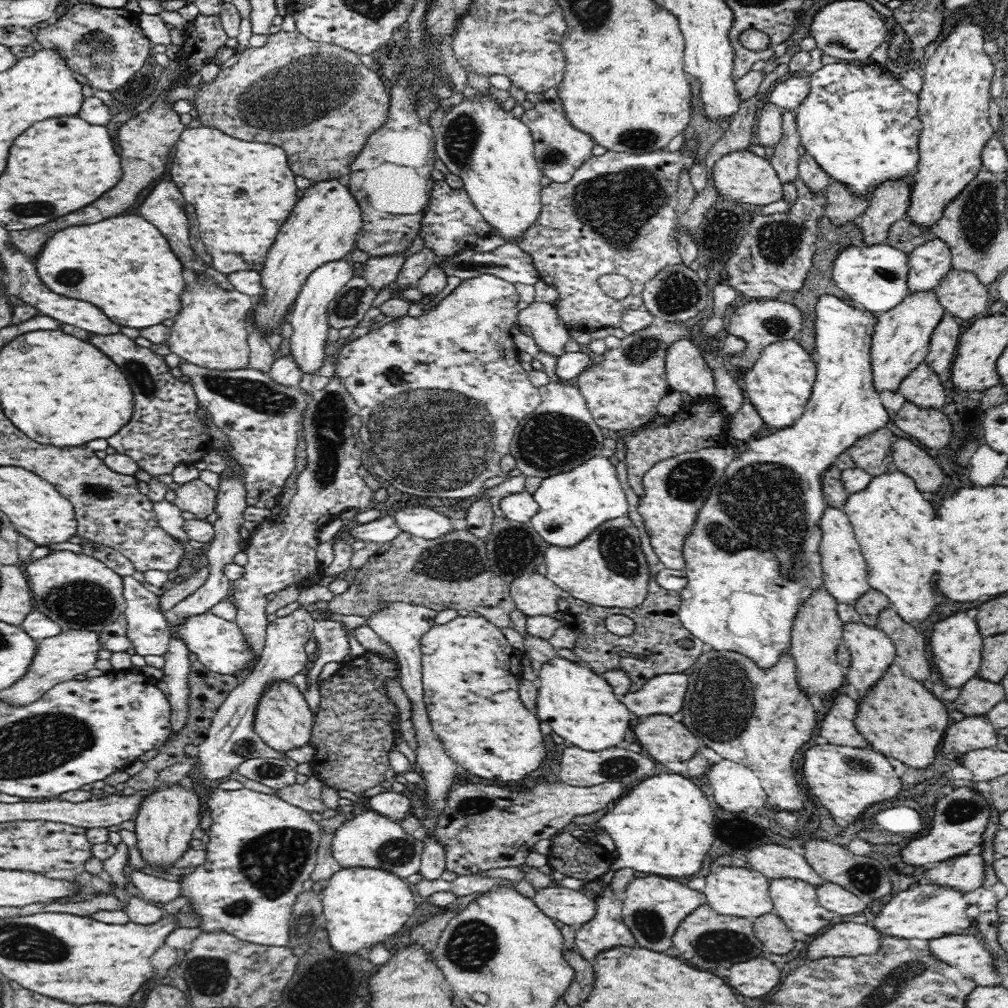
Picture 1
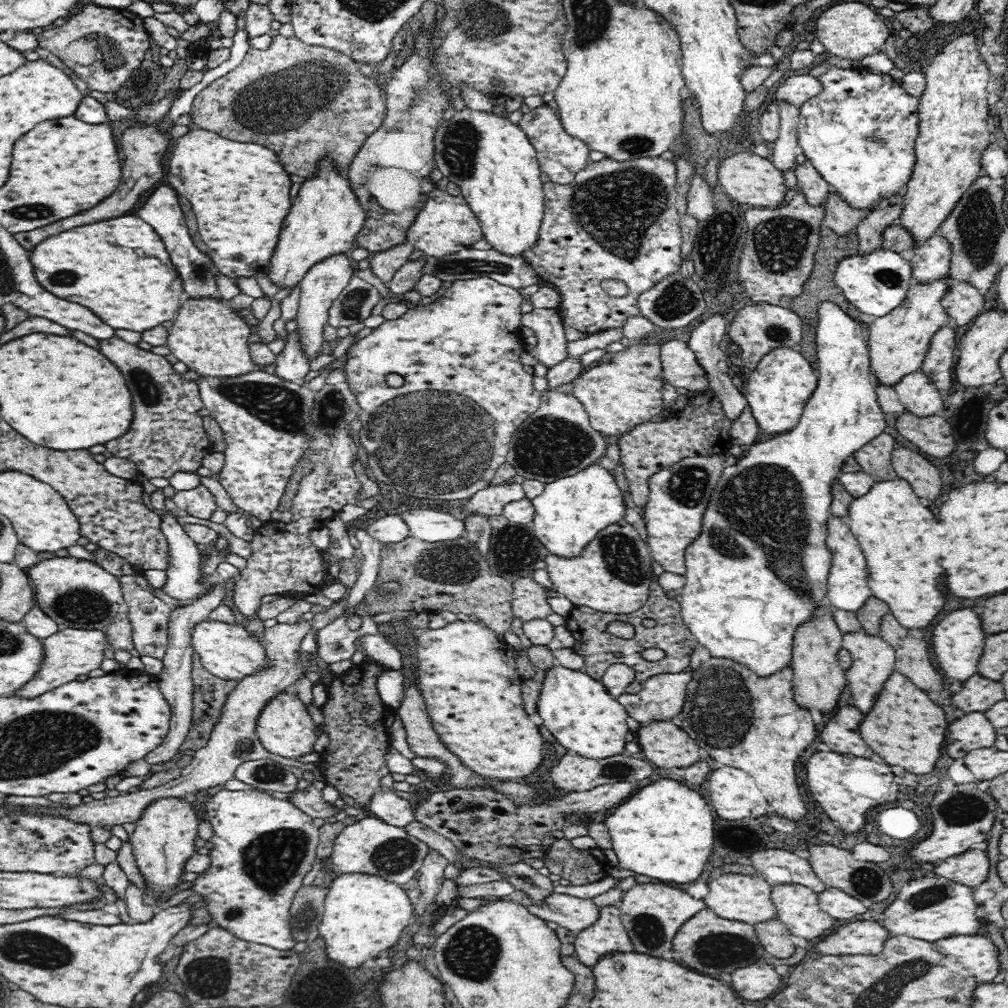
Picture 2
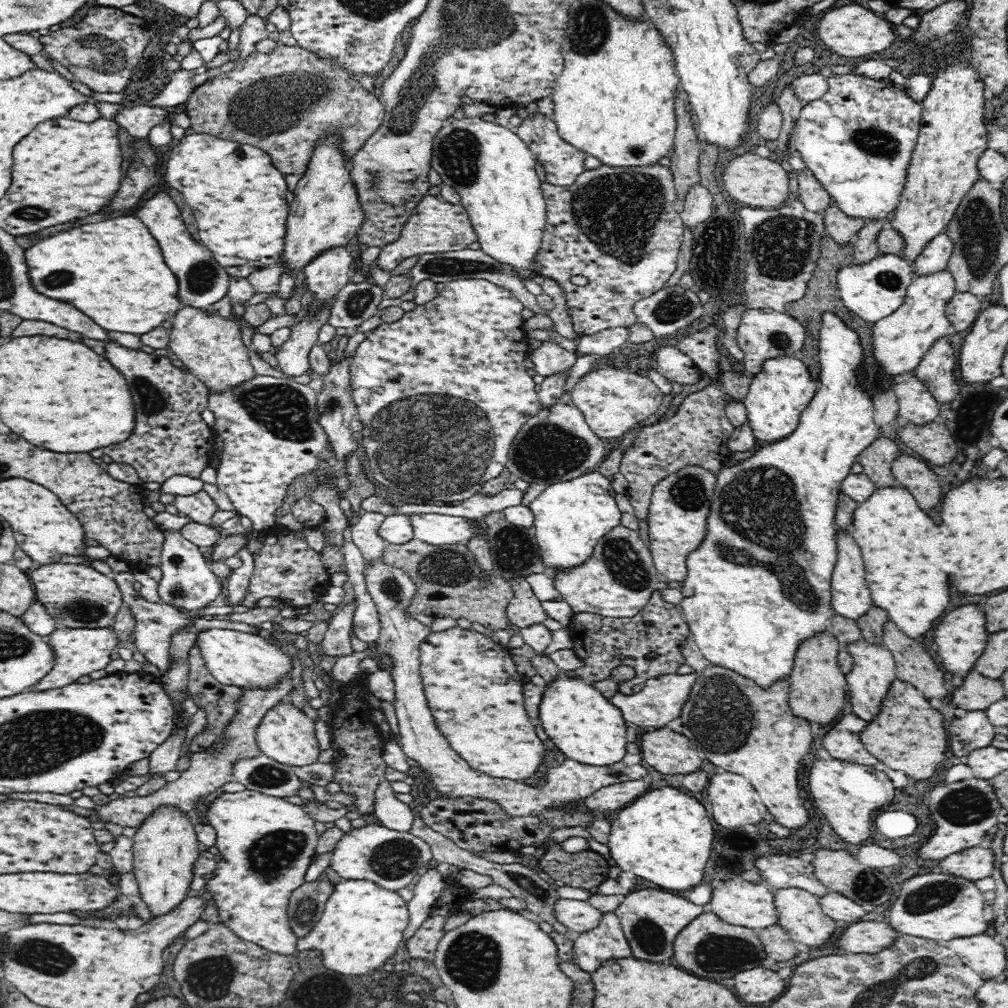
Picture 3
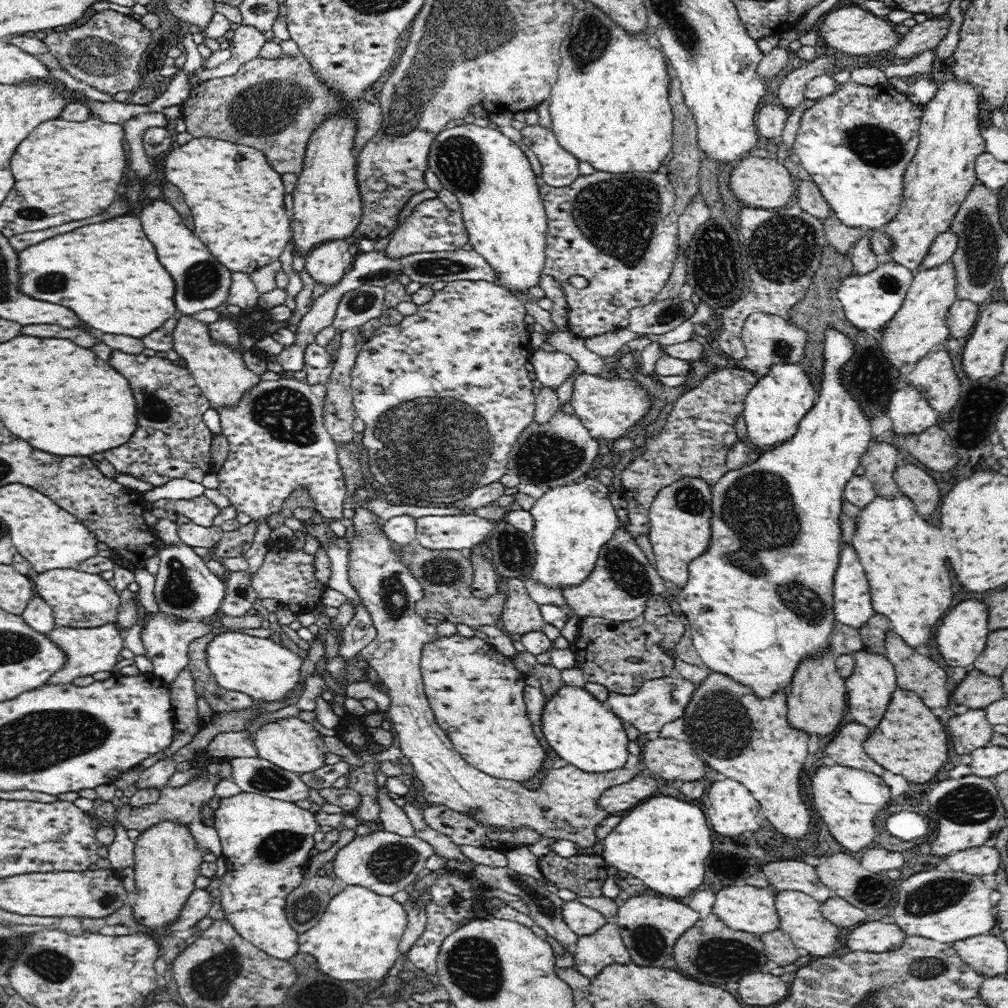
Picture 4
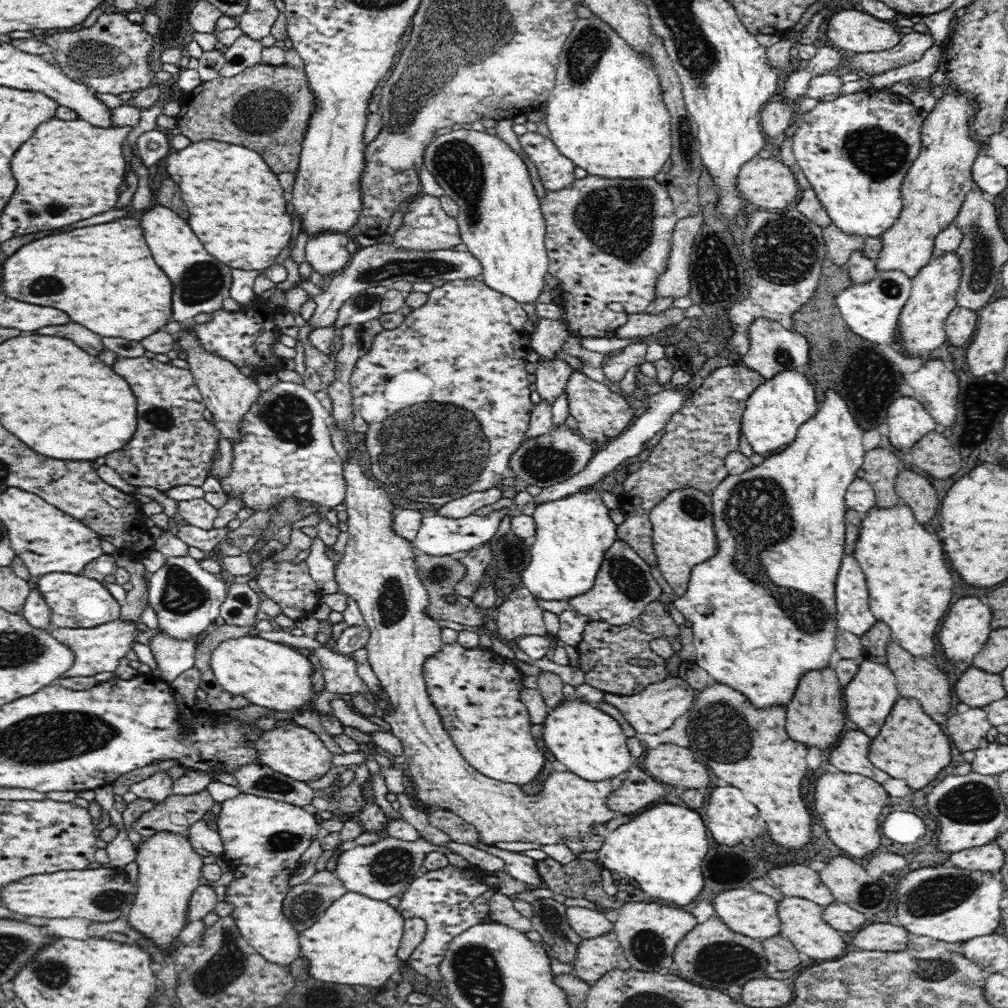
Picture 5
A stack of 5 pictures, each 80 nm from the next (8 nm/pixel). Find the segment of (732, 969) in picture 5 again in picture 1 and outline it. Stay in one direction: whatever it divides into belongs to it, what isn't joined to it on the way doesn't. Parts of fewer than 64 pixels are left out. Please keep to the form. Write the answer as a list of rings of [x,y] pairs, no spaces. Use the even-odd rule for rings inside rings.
[[[708,903],[696,908],[682,922],[672,935],[673,947],[680,952],[684,960],[688,960],[692,966],[716,972],[718,968],[730,968],[738,962],[748,962],[752,958],[762,956],[760,952],[764,948],[758,940],[753,929],[752,920],[739,916],[726,916],[716,912]]]

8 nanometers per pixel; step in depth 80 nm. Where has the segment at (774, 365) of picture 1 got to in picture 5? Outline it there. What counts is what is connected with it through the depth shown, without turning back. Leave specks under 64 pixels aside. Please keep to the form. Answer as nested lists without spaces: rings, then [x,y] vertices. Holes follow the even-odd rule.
[[[782,370],[776,372],[776,376],[772,376],[770,380],[765,380],[764,384],[760,384],[754,392],[746,400],[746,409],[744,410],[743,417],[741,418],[740,430],[746,437],[746,440],[753,448],[753,452],[760,454],[760,456],[769,456],[784,449],[788,444],[796,438],[797,432],[812,416],[817,414],[820,408],[820,403],[816,400],[814,387],[804,372],[796,372],[795,370]]]

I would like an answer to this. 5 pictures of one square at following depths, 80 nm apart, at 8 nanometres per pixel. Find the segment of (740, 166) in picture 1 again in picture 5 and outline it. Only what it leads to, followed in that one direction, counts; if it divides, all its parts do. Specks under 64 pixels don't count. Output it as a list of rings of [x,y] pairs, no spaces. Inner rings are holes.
[[[752,158],[736,176],[737,190],[761,210],[786,210],[798,202],[800,187],[795,169],[771,158]]]

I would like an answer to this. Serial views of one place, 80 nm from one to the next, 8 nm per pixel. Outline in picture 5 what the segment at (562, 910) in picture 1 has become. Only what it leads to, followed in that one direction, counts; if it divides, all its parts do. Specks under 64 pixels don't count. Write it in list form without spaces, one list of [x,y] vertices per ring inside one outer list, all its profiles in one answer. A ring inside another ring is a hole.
[[[584,907],[566,908],[568,922],[574,932],[584,938],[596,938],[613,931],[613,923],[599,911]]]

